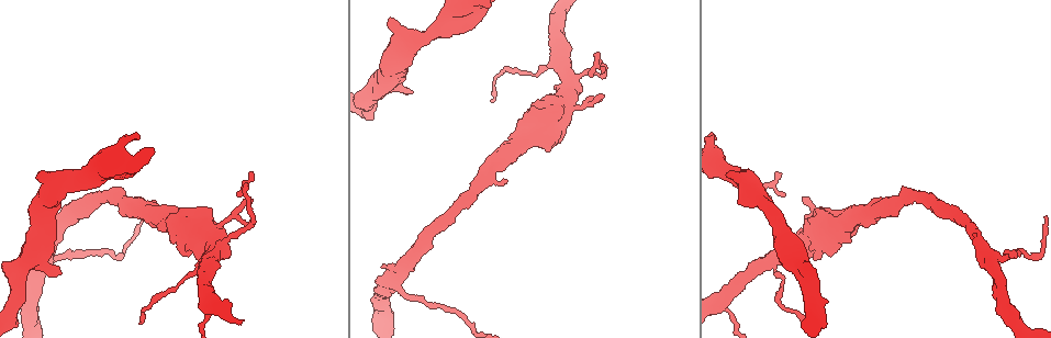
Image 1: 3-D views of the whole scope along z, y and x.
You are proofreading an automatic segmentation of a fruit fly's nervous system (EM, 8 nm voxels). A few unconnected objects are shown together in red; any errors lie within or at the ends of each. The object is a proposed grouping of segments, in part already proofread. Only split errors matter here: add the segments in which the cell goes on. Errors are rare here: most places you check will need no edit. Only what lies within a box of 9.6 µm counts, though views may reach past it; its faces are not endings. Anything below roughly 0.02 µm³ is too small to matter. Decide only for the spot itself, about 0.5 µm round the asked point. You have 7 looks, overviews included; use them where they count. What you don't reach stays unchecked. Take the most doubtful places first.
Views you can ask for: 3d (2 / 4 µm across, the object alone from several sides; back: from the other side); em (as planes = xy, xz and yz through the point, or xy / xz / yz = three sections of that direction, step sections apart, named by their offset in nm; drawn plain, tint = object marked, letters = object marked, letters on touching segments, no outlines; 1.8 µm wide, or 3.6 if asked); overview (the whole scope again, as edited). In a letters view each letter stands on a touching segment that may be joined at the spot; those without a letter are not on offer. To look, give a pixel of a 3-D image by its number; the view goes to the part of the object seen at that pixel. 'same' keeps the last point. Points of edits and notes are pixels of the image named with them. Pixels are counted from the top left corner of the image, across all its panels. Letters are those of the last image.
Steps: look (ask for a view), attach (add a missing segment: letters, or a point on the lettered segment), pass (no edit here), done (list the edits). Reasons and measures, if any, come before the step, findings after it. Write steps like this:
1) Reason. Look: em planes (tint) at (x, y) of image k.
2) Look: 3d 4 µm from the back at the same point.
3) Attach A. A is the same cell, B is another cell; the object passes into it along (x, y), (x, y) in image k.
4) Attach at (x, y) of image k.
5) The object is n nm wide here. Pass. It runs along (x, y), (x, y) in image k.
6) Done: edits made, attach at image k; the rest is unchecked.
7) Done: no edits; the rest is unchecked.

Thin arm on a thick one. Look: 3d 4 µm at (568, 79) of image 1.

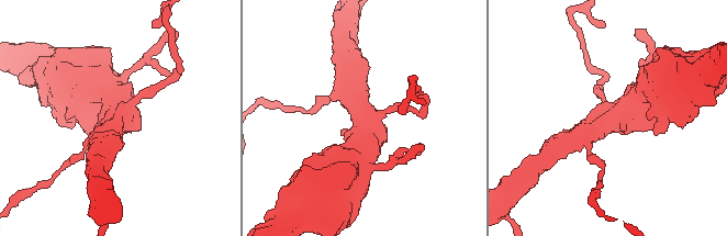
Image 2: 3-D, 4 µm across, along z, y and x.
3 arms meet here; shape alone is not enough. Look: em 3.6 µm planes (letters) at (120, 121) of image 2.

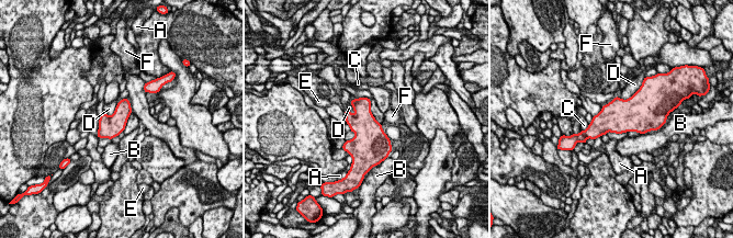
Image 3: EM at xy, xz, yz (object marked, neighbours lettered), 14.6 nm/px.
Pass. A, B, C, D, E and F are other cells; a border runs along (117, 102), (111, 115), (104, 113) in image 3; no lettered segment goes on from it.

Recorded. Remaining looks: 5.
Branch stops here. Look: 3d 4 µm at (388, 21) of image 1.

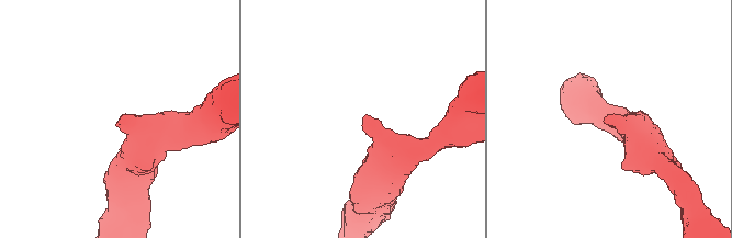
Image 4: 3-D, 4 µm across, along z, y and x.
Look: em planes (letters) at (362, 118) of image 4.

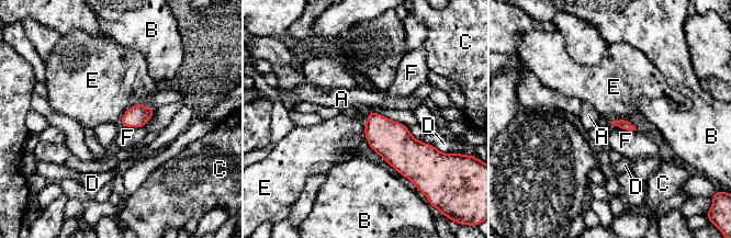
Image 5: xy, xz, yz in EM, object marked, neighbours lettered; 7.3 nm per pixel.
Pass. A, B, C, D, E and F are other cells; no lettered segment goes on from it.

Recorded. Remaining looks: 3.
Look: 3d 4 µm at (178, 227) of image 1.

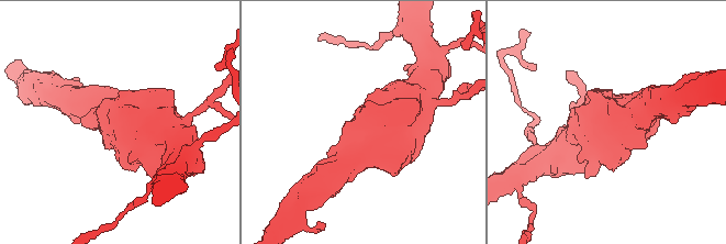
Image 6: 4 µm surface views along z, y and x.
Shape alone is not enough. Look: em 3.6 µm xz step 8 (letters) at (368, 140) of image 6.

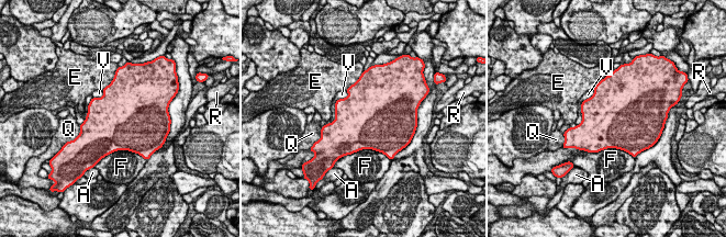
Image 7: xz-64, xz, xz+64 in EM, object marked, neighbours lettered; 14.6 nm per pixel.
Another direction. Look: em 3.6 µm planes (letters) at the same point.

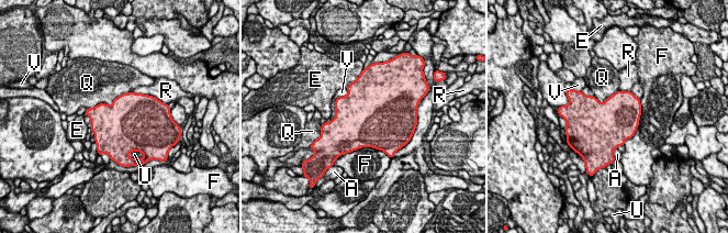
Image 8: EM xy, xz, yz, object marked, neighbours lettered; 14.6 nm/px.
Pass. A, E, F, Q, R, U and V are other cells; a border runs along (131, 91), (87, 109) in image 8; no lettered segment goes on from it.

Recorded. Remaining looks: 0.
Done: no edits; the rest is unchecked.

